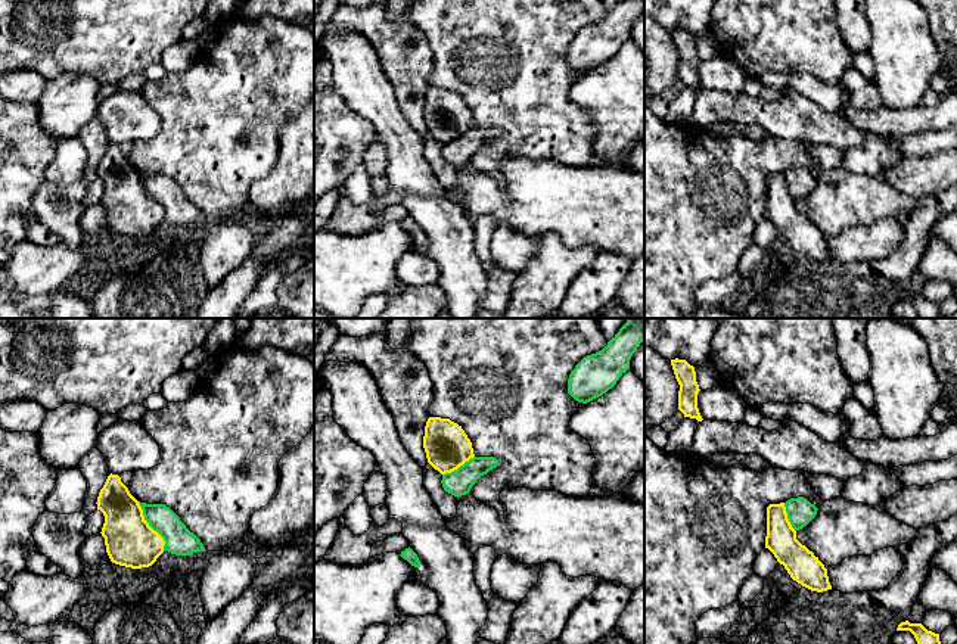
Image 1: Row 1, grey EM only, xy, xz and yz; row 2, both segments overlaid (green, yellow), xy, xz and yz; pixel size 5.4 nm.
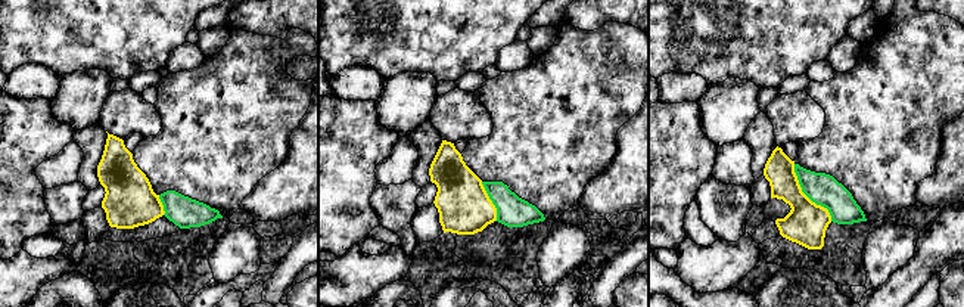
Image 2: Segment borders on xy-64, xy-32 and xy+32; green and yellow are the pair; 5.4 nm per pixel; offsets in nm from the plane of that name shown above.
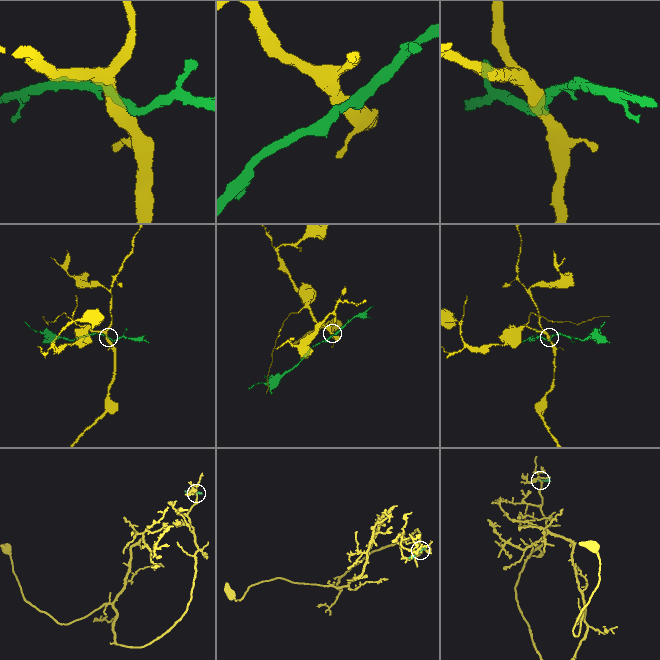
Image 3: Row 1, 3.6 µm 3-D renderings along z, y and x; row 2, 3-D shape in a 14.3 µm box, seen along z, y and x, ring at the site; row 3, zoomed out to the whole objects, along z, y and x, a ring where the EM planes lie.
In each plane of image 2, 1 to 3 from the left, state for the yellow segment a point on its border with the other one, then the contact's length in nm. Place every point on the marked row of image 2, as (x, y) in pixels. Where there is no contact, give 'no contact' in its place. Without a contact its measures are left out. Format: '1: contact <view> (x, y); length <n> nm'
1: contact xy-64 (162, 204); length 120 nm
2: contact xy-32 (491, 199); length 240 nm
3: contact xy+32 (807, 195); length 380 nm

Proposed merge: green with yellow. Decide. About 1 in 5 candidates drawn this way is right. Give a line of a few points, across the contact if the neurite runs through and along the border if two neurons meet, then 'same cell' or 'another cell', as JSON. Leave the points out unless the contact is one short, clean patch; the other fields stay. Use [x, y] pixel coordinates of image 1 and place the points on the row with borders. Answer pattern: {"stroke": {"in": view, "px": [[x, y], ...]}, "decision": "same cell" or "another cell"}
{"decision": "another cell"}

